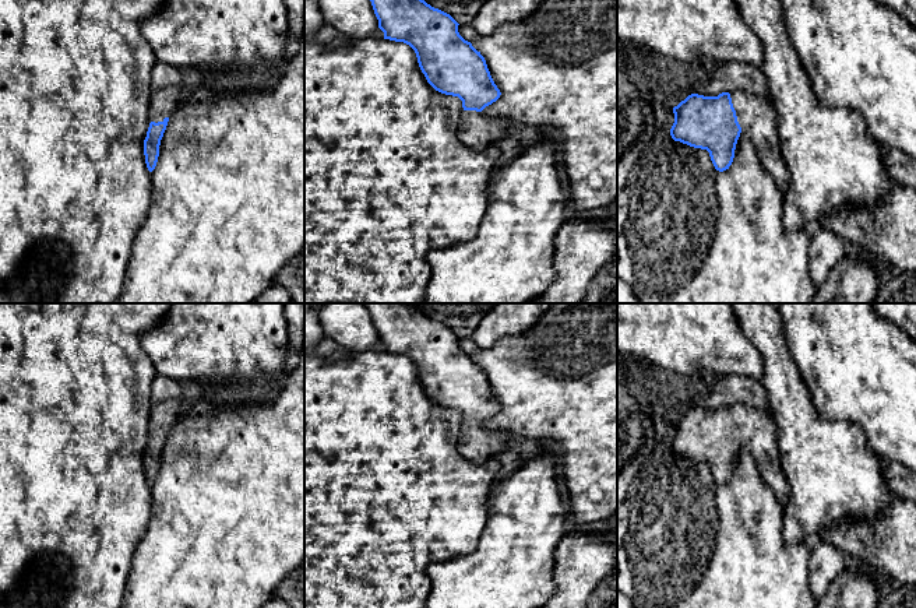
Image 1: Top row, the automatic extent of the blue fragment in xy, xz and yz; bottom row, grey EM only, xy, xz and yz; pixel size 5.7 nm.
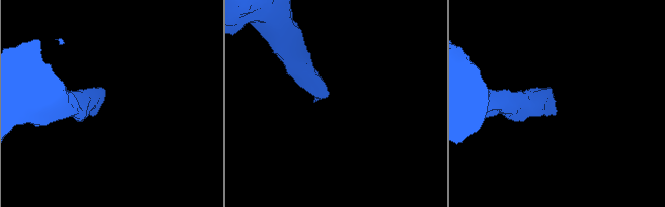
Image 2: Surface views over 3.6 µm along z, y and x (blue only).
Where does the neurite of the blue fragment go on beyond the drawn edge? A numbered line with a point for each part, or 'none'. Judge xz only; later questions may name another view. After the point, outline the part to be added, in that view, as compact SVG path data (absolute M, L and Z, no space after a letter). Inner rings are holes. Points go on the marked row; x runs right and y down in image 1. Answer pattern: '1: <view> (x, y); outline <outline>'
1: xz (476, 130); outline M464 110L457 130L457 137L465 145L478 151L486 151L490 145L510 134L508 117L489 117L482 112Z

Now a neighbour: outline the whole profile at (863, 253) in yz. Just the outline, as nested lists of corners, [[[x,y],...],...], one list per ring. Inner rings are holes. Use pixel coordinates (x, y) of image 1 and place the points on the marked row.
[[[846,243],[846,254],[845,256],[850,256],[853,252],[857,253],[859,260],[866,260],[866,261],[881,260],[878,256],[869,252],[866,247],[855,247],[855,246],[849,245],[849,243]]]

